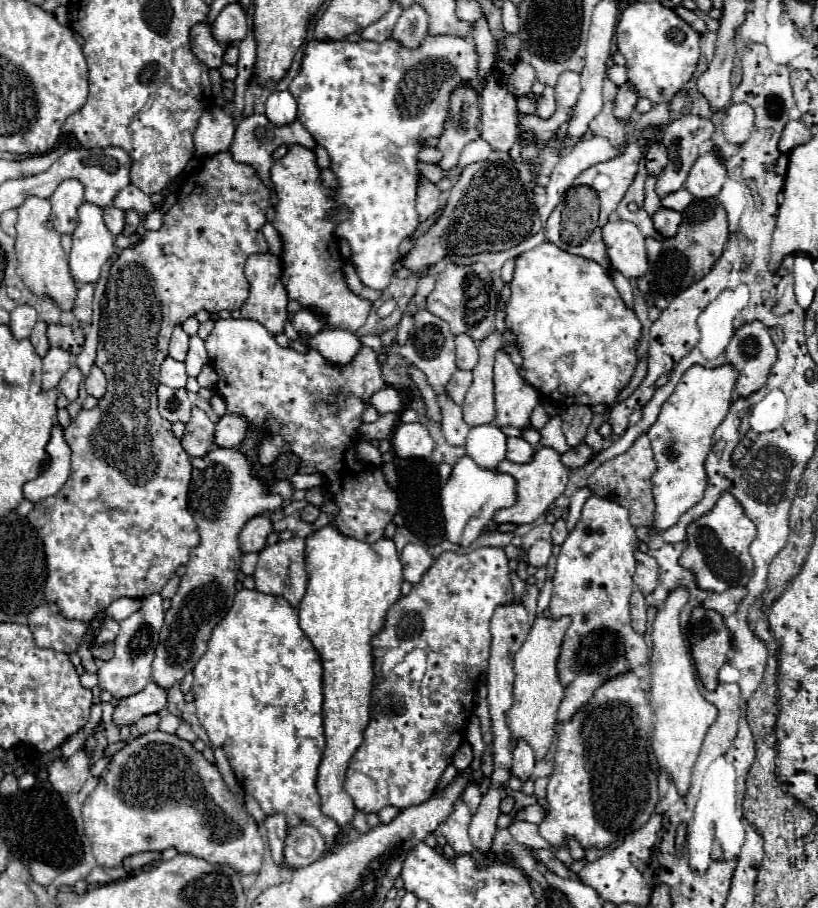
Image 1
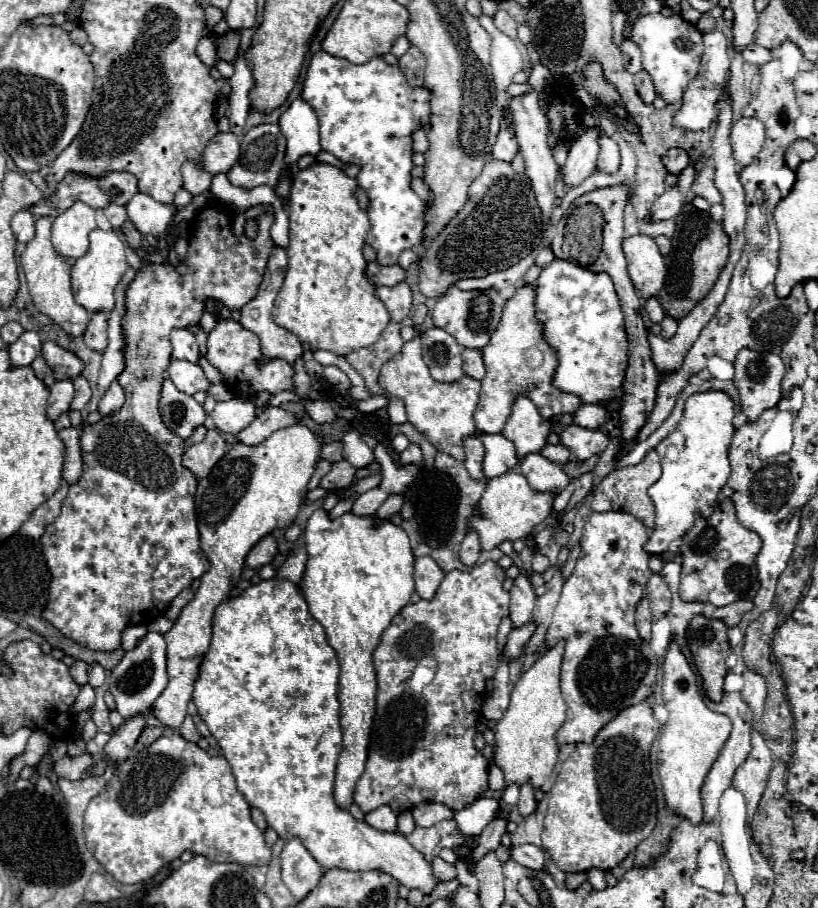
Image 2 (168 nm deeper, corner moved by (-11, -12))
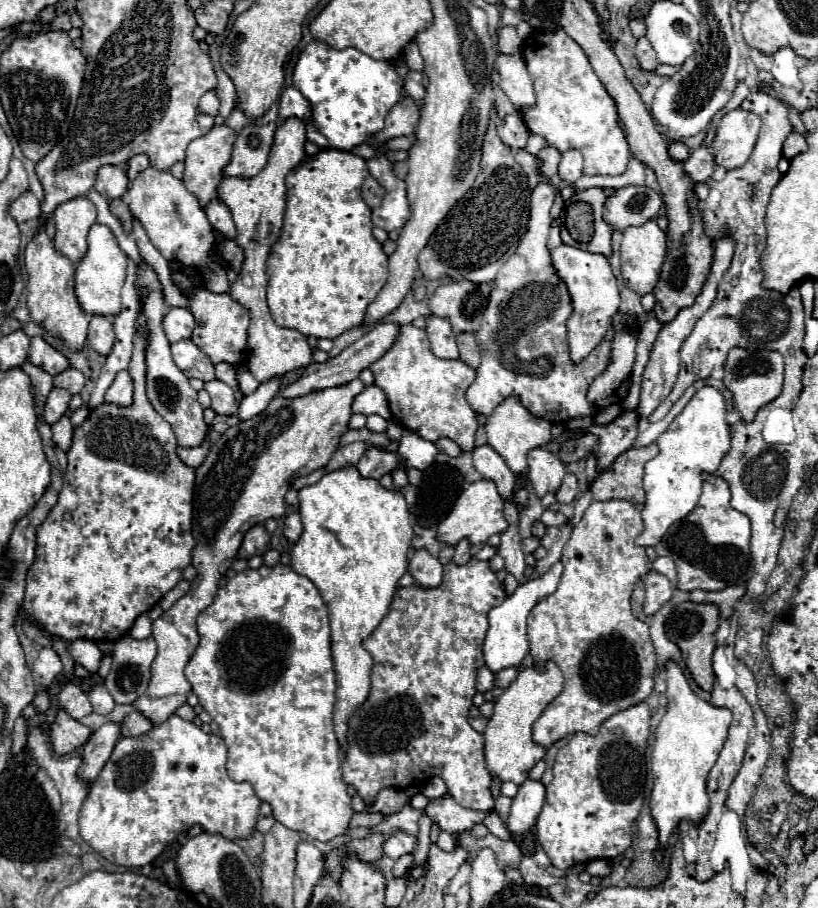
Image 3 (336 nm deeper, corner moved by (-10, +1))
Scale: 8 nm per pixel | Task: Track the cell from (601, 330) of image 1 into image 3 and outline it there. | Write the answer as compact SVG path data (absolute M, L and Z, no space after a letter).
M559 245L551 251L551 265L559 279L567 285L567 291L571 295L573 313L567 319L567 343L571 351L571 361L577 365L607 337L611 319L619 311L621 303L617 279L611 271L609 261L603 255L595 255L569 245Z

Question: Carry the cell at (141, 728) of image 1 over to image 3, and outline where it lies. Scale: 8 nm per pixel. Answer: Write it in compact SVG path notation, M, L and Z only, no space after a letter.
M133 711L131 715L127 715L125 719L123 719L123 737L139 737L139 735L143 735L143 733L147 733L149 729L153 727L153 721L151 719L147 719L143 713L139 713L139 711Z

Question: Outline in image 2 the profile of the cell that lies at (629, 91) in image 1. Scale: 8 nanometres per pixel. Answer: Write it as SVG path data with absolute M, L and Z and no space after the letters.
M640 70L640 72L634 76L634 82L636 82L638 94L642 96L642 100L644 100L646 104L652 104L654 98L656 98L656 90L654 90L654 84L652 84L652 78L648 76L648 72Z

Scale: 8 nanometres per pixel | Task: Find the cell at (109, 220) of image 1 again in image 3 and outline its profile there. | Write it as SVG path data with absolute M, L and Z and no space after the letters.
M101 167L95 189L107 199L121 199L127 191L127 175L119 167Z

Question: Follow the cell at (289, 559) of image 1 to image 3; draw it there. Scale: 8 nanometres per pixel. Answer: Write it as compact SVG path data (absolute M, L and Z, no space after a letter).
M297 513L287 515L287 519L285 519L285 527L283 527L283 535L287 537L287 541L289 541L291 545L295 545L295 543L299 541L301 533L303 533L303 525L301 525L299 515L297 515Z

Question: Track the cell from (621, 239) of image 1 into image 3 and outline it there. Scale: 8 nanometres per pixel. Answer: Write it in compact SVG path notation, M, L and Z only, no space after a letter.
M655 221L623 231L621 241L621 273L629 289L639 295L651 293L659 279L665 259L665 233Z

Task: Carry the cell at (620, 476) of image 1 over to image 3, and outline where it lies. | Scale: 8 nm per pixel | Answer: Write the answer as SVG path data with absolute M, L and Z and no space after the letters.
M657 443L647 447L631 447L621 453L613 465L601 471L591 485L591 493L597 501L611 501L611 499L625 499L635 505L645 503L643 491L643 465L659 453Z

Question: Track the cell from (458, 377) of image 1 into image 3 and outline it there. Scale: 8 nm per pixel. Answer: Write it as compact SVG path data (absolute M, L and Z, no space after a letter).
M403 325L393 347L381 359L371 363L369 369L375 377L375 385L379 385L387 395L393 419L403 427L415 431L427 441L449 437L463 451L475 449L475 431L479 423L475 411L465 401L465 393L475 379L475 369L463 361L435 357L423 329Z

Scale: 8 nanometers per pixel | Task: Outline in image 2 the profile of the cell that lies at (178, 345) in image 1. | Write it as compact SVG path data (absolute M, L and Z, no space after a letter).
M176 328L170 332L170 342L172 342L172 358L188 360L188 362L198 362L200 350L194 334L186 328Z

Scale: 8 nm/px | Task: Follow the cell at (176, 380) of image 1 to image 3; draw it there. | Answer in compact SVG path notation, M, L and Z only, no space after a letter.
M183 339L171 345L171 355L175 365L183 371L185 377L197 377L201 381L215 379L215 367L207 355L199 351L199 347L191 339Z

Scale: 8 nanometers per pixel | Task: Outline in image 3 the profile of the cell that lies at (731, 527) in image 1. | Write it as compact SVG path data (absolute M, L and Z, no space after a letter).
M703 475L703 493L685 519L671 525L663 537L665 547L671 551L671 557L679 573L681 591L719 591L729 585L745 585L753 575L753 559L749 551L751 527L749 517L735 511L731 505L731 493L725 479L719 475Z

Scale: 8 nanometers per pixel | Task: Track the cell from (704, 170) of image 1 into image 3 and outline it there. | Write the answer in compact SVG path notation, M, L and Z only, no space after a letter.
M701 145L691 151L689 159L683 163L685 173L693 179L693 183L707 183L715 171L715 159L709 147Z

